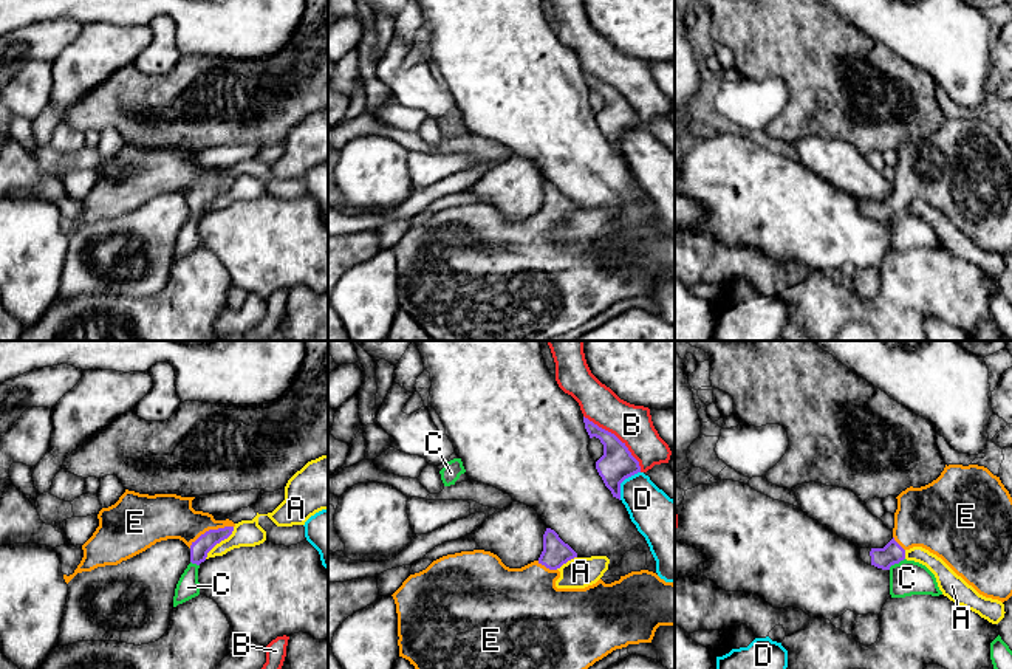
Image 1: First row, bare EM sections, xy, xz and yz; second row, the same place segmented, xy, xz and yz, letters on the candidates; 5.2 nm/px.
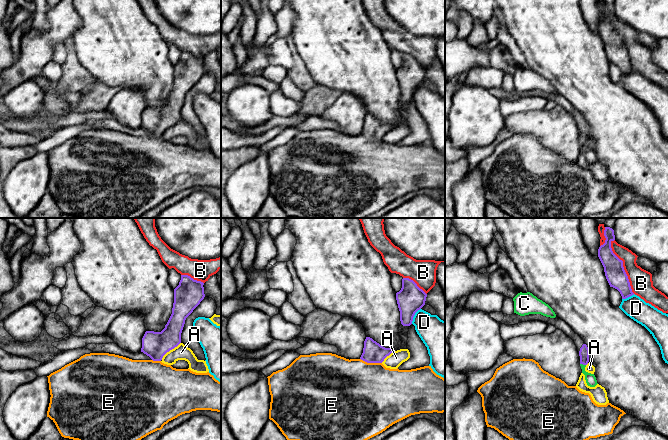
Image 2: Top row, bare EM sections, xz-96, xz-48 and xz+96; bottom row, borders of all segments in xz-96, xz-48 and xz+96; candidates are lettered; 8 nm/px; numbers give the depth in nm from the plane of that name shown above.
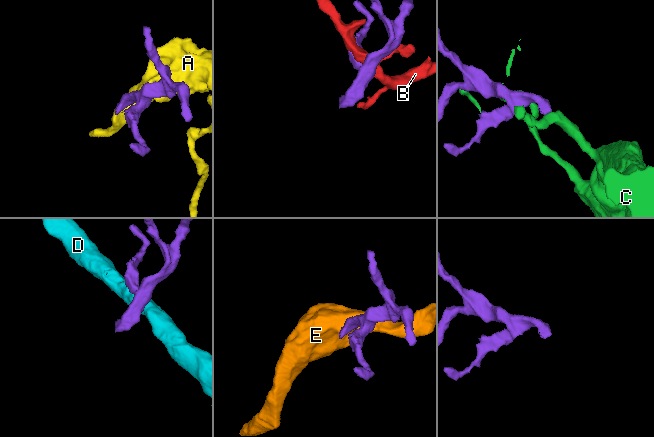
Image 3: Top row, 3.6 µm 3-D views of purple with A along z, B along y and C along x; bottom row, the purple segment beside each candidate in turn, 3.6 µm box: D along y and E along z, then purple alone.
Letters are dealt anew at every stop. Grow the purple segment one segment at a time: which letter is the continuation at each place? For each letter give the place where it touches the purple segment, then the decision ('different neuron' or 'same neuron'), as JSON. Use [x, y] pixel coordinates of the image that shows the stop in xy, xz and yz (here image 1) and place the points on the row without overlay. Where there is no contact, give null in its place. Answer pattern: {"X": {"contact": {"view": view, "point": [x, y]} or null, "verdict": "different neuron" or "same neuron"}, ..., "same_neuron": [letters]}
{"A": {"contact": {"view": "xy", "point": [220, 194]}, "verdict": "different neuron"}, "B": {"contact": {"view": "xz", "point": [618, 92]}, "verdict": "different neuron"}, "C": {"contact": {"view": "yz", "point": [896, 216]}, "verdict": "different neuron"}, "D": {"contact": {"view": "xz", "point": [622, 133]}, "verdict": "different neuron"}, "E": {"contact": {"view": "xy", "point": [211, 183]}, "verdict": "same neuron"}, "same_neuron": ["E"]}

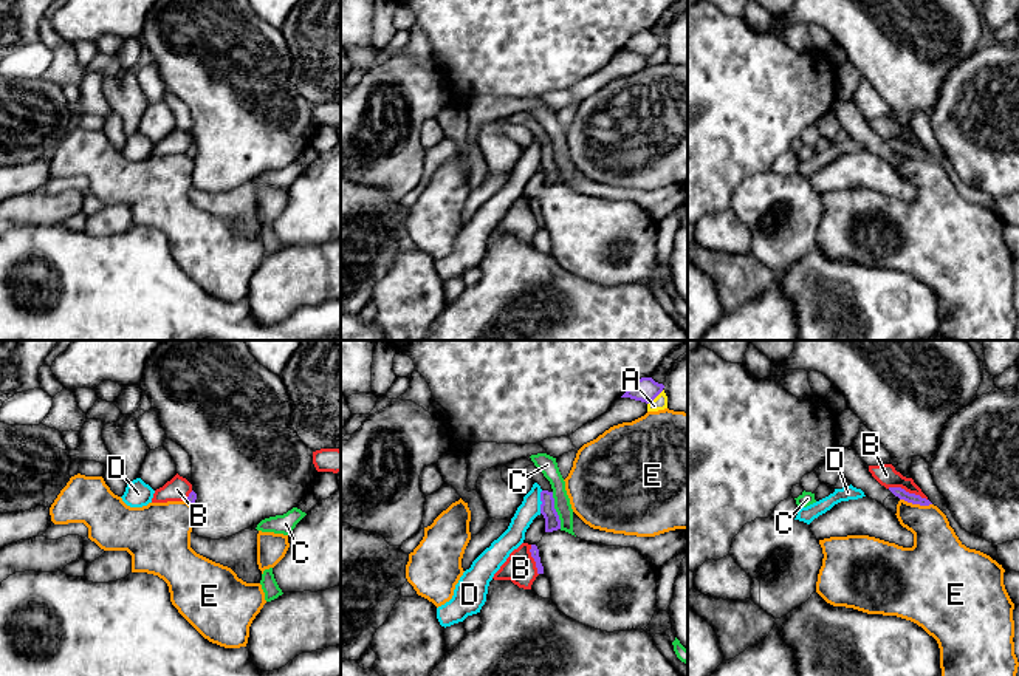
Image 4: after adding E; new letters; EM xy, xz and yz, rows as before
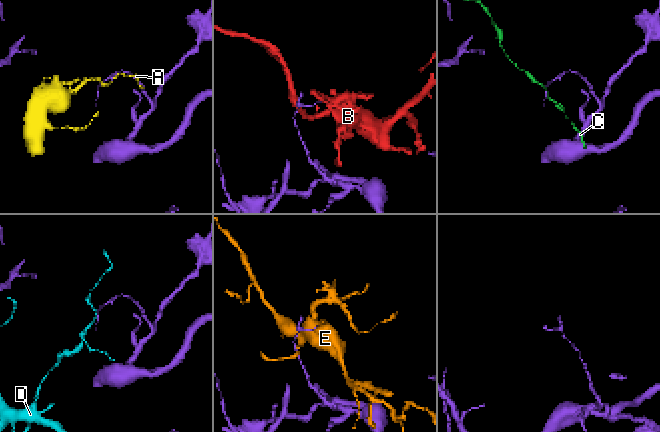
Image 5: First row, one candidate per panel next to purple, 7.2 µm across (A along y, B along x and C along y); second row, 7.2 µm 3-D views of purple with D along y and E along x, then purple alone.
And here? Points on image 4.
{"A": {"contact": {"view": "xz", "point": [655, 50]}, "verdict": "different neuron"}, "B": {"contact": {"view": "yz", "point": [908, 146]}, "verdict": "different neuron"}, "C": {"contact": {"view": "xz", "point": [555, 164]}, "verdict": "different neuron"}, "D": {"contact": {"view": "xz", "point": [541, 153]}, "verdict": "different neuron"}, "E": {"contact": {"view": "yz", "point": [916, 157]}, "verdict": "different neuron"}, "same_neuron": []}

